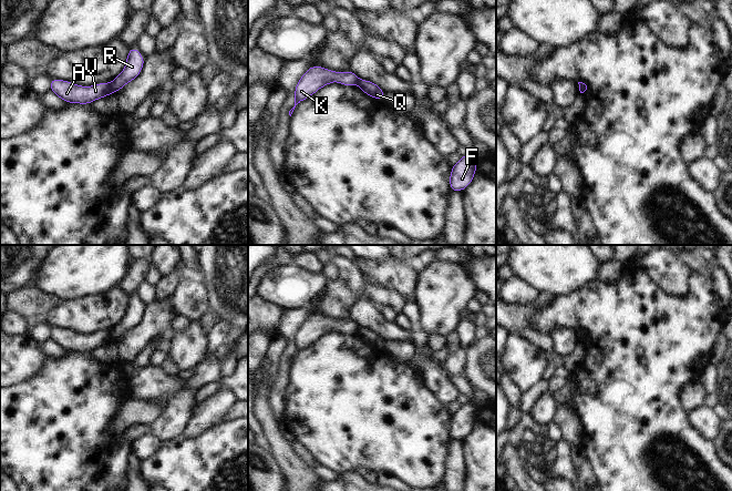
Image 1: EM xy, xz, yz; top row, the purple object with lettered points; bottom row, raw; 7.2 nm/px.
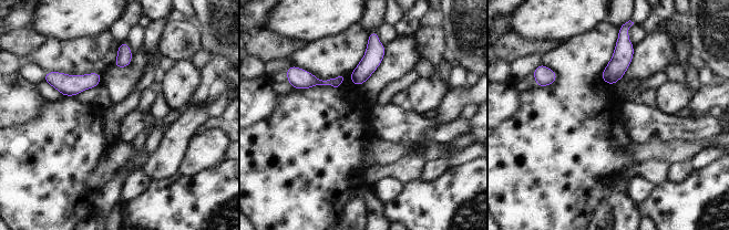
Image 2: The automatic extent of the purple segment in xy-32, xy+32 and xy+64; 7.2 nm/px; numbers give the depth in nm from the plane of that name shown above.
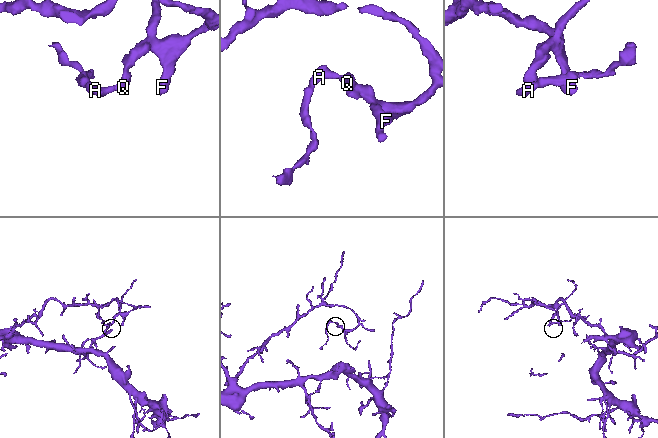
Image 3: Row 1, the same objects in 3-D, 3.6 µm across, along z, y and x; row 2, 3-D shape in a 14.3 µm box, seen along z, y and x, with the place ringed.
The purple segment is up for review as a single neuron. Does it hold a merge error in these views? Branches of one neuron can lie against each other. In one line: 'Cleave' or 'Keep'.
Cleave

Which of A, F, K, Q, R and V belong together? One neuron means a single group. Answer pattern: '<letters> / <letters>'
A K V / F Q R

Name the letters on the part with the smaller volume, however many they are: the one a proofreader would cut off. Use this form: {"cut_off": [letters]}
{"cut_off": ["A", "K", "V"]}

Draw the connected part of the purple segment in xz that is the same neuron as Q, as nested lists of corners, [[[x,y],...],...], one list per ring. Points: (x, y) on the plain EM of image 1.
[[[359,328],[358,334],[363,341],[383,349],[385,340],[379,334],[368,328]]]

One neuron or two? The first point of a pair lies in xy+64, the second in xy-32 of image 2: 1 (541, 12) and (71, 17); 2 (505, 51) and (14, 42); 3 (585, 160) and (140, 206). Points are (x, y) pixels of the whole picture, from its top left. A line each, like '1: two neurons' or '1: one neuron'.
1: one neuron
2: one neuron
3: two neurons

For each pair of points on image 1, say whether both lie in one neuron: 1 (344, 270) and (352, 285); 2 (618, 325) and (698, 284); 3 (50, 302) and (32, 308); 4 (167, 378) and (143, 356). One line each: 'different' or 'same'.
1: same
2: same
3: same
4: different

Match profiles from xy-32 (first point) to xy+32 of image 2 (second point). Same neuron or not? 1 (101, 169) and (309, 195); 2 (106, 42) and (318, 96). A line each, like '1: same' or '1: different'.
1: different
2: same

